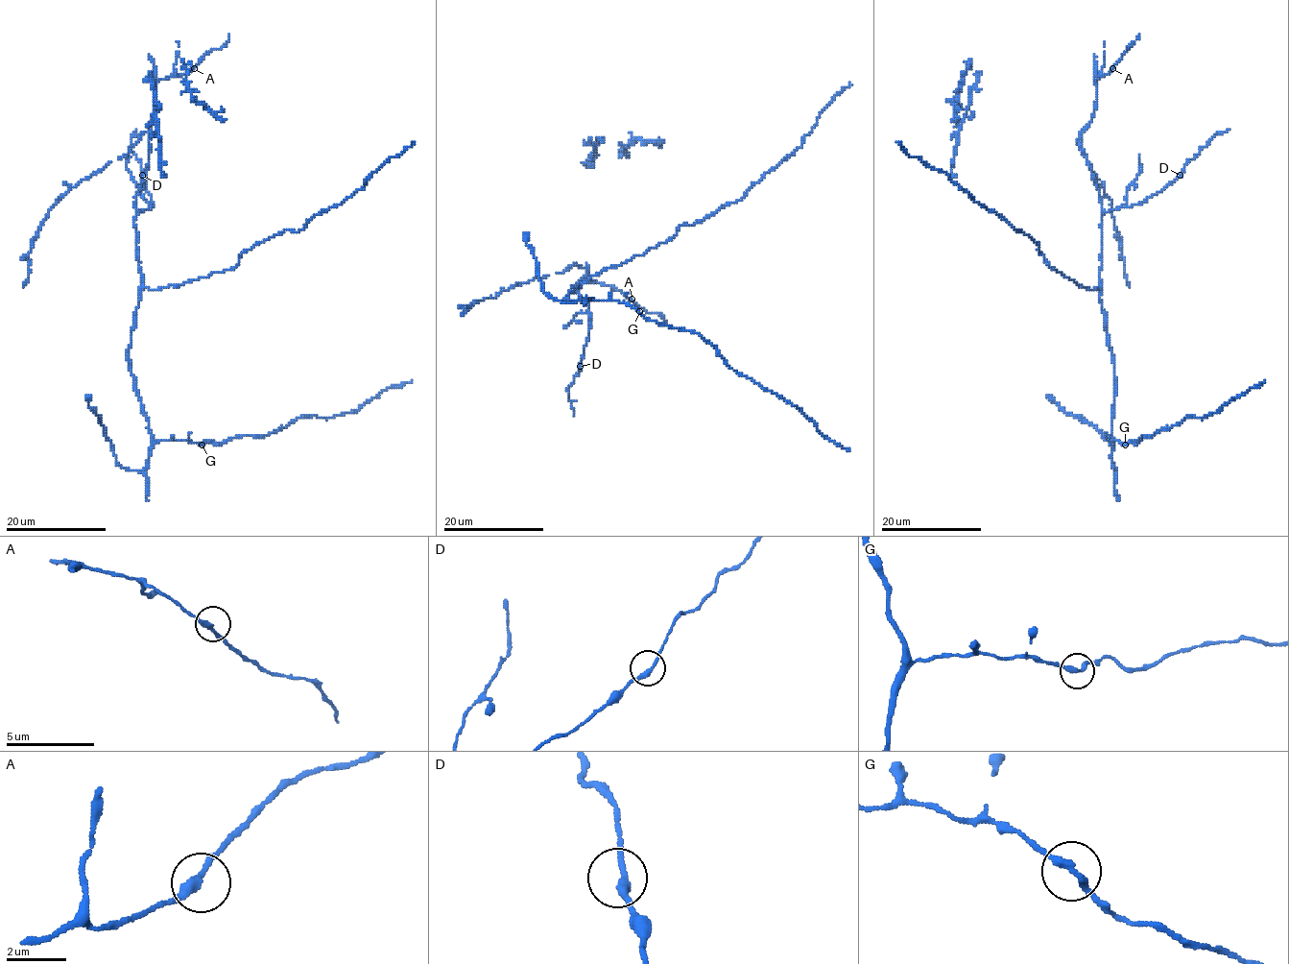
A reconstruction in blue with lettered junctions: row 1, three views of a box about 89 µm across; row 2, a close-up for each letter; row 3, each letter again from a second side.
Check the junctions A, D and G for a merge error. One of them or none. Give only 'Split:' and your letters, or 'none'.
Split: none

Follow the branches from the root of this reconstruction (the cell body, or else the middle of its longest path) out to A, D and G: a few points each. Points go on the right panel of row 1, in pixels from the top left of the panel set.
A: (1105, 312), (1100, 301), (1101, 198), (1081, 146), (1080, 134), (1093, 113), (1096, 81), (1112, 68)
D: (1105, 312), (1100, 301), (1101, 215), (1120, 206), (1131, 207), (1141, 204), (1180, 175)
G: (1105, 312), (1108, 344), (1114, 375), (1112, 440), (1125, 445)

